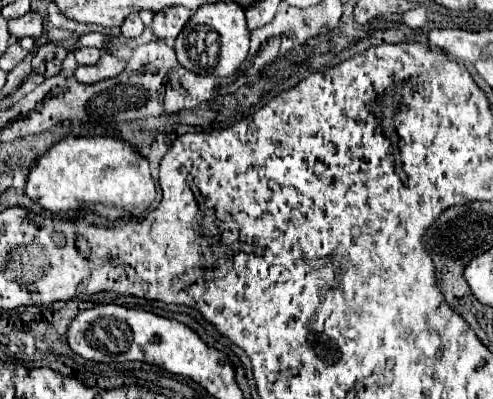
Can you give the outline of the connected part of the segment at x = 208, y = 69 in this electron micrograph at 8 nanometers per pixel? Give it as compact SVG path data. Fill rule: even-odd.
M215 2L199 6L187 20L183 32L179 32L179 36L175 38L175 52L179 64L191 72L215 76L235 74L249 52L249 28L243 8L235 2Z

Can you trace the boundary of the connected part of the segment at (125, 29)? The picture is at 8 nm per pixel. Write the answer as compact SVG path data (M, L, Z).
M131 14L131 16L127 16L127 20L121 24L121 34L123 34L125 38L137 38L137 36L141 36L143 28L145 28L145 26L143 26L139 14Z

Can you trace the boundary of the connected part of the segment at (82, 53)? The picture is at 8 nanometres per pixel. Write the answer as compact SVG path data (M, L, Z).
M77 48L75 50L75 60L79 66L91 66L99 60L101 50L99 48Z

